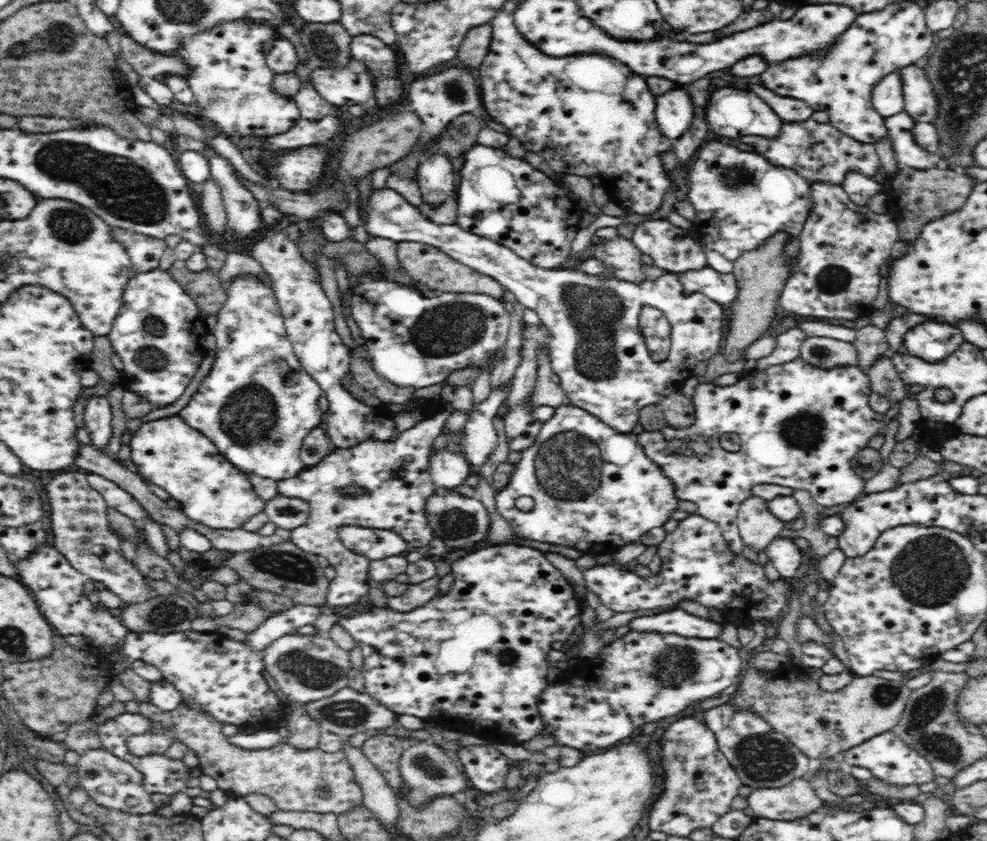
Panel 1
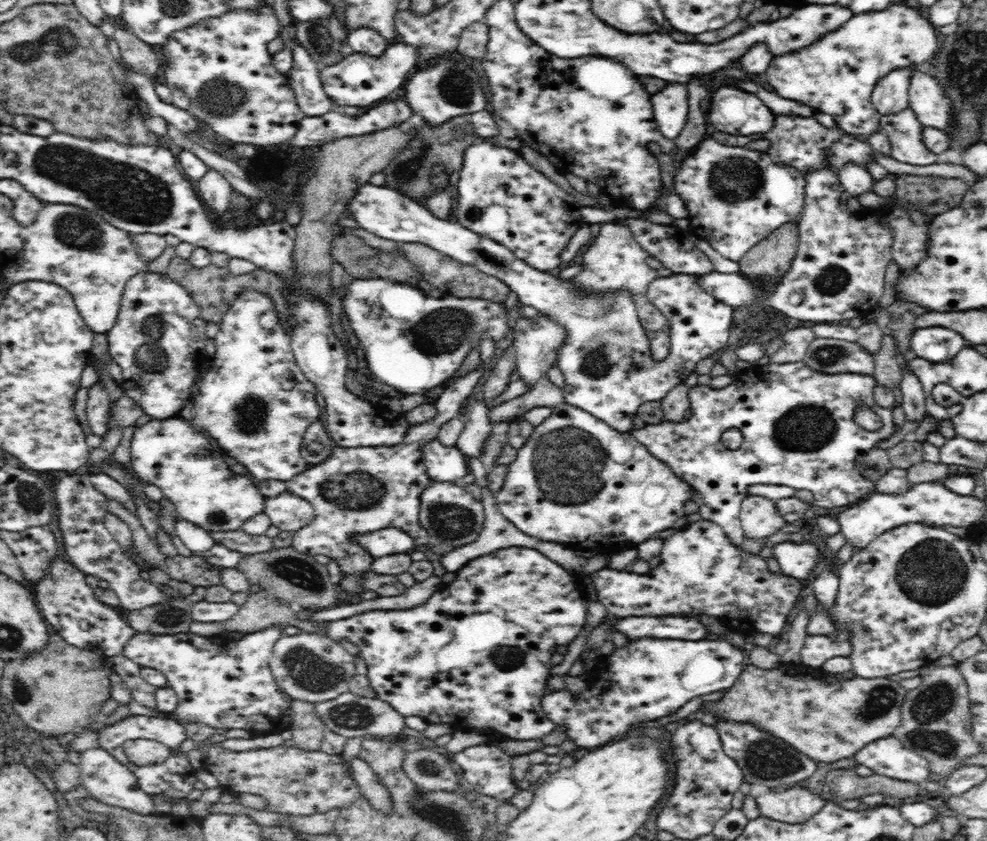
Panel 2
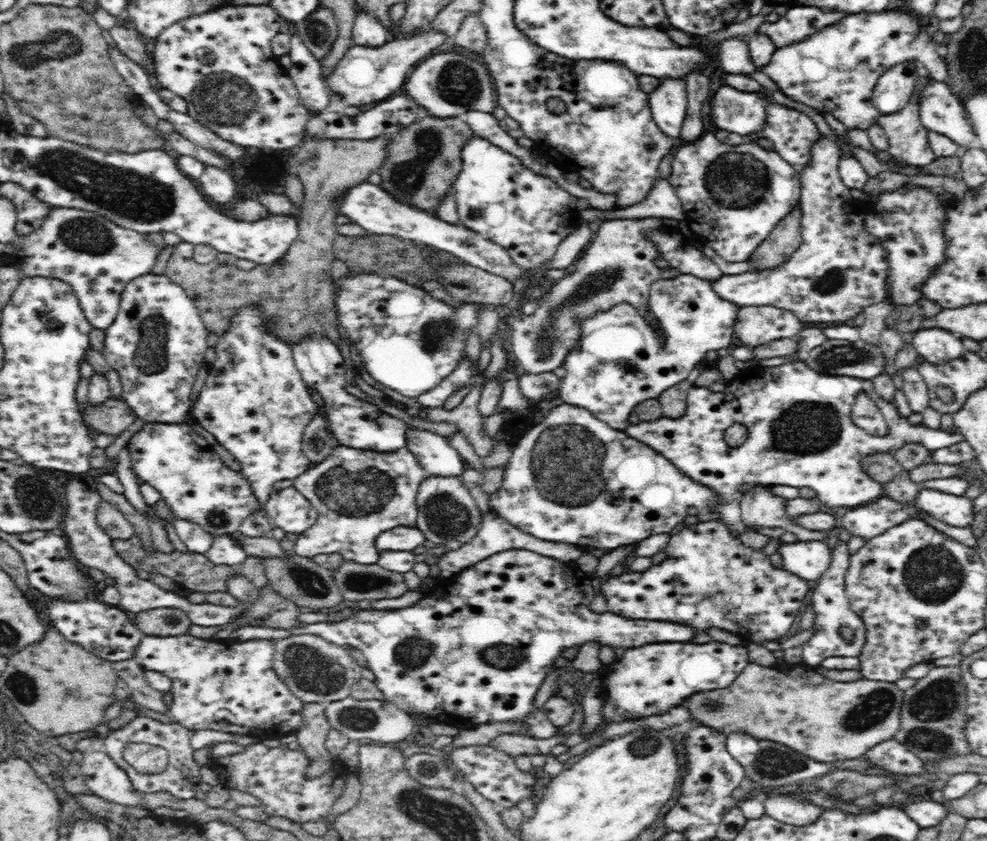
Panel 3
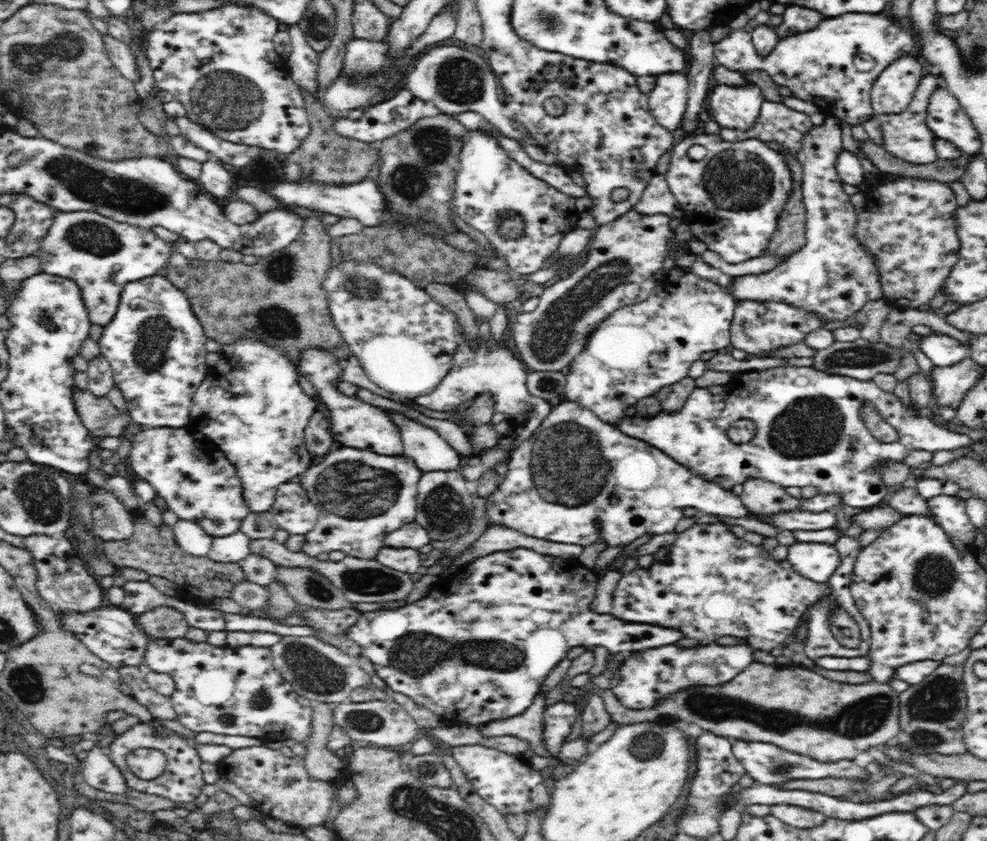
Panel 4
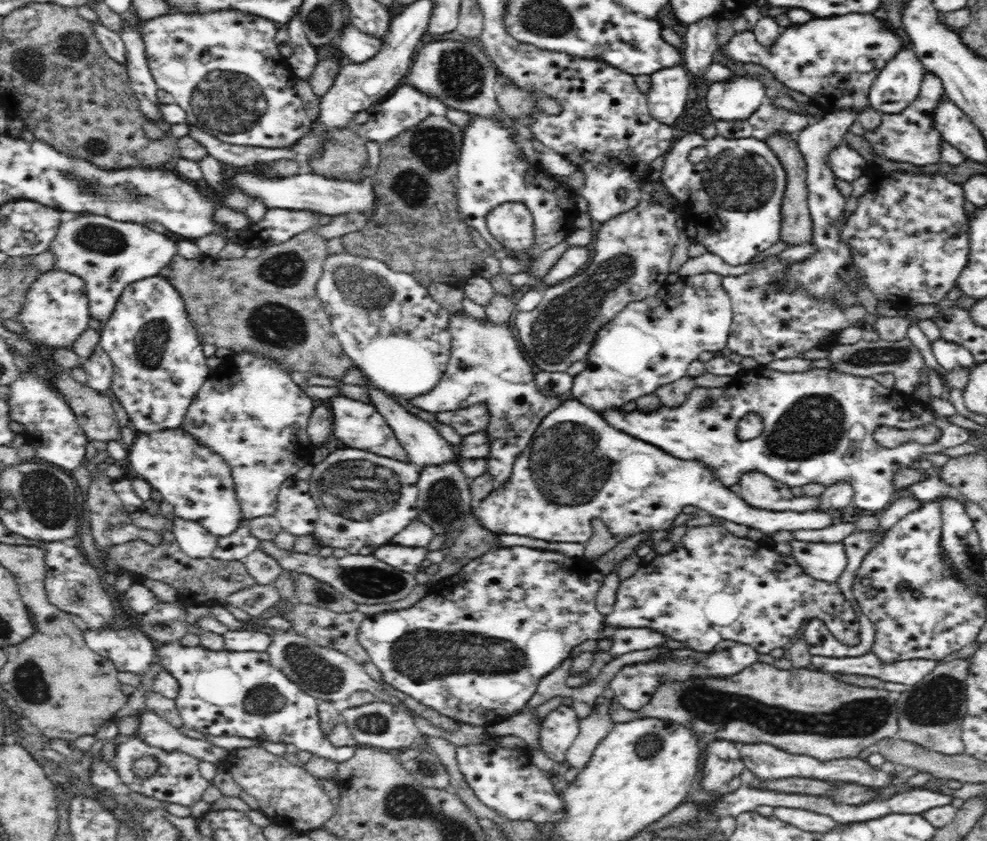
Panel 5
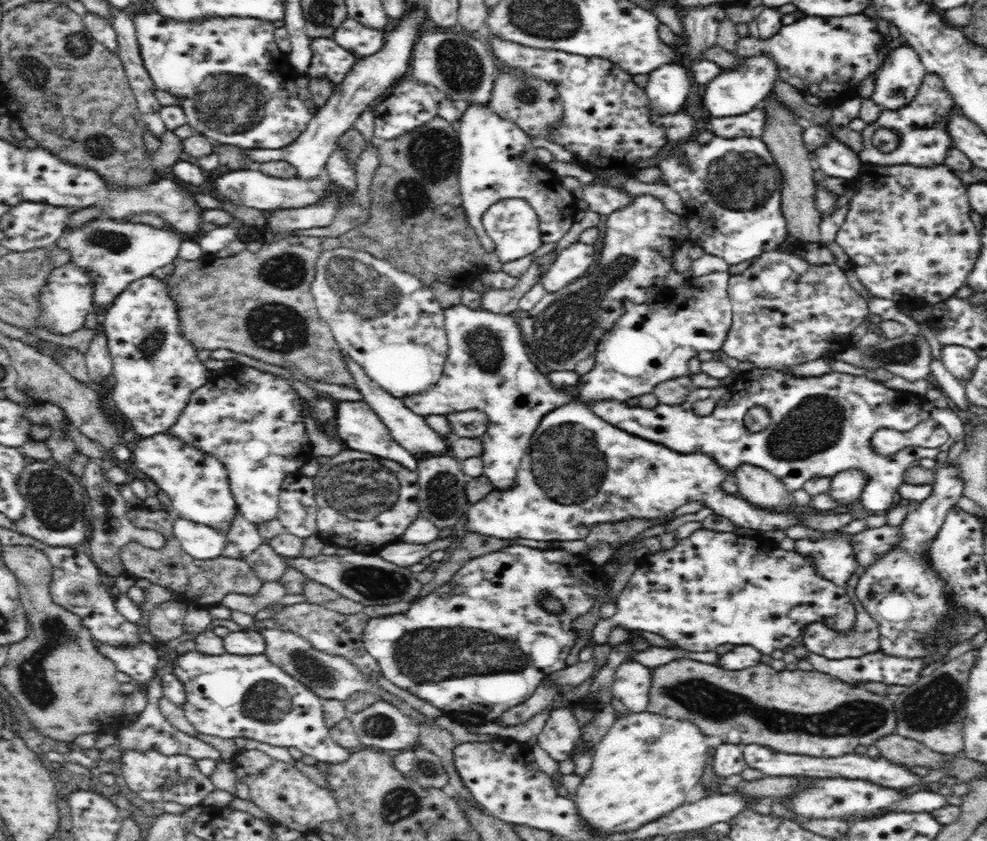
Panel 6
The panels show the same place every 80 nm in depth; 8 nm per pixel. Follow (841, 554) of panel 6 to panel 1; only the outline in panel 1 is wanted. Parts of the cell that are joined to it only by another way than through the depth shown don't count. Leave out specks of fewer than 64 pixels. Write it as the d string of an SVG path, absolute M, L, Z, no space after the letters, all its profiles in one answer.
M776 537L764 551L781 579L792 578L802 564L802 553L791 538Z

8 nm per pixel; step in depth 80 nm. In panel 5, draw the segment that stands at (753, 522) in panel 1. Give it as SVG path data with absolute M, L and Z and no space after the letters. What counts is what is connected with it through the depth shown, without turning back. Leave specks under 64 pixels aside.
M746 472L738 483L741 500L760 510L806 512L818 509L819 496L797 497L788 486L762 472Z

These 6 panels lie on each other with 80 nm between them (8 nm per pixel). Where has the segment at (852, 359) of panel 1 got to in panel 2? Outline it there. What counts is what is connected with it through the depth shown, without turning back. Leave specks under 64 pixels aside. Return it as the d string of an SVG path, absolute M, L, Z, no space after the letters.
M814 337L803 361L812 370L824 374L854 372L871 376L873 356L857 342Z

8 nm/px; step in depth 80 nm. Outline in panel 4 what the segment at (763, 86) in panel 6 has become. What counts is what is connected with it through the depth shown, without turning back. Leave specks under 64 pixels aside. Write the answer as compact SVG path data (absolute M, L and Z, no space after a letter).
M750 82L744 86L718 84L708 96L713 120L721 128L734 130L752 128L765 101L761 88Z

